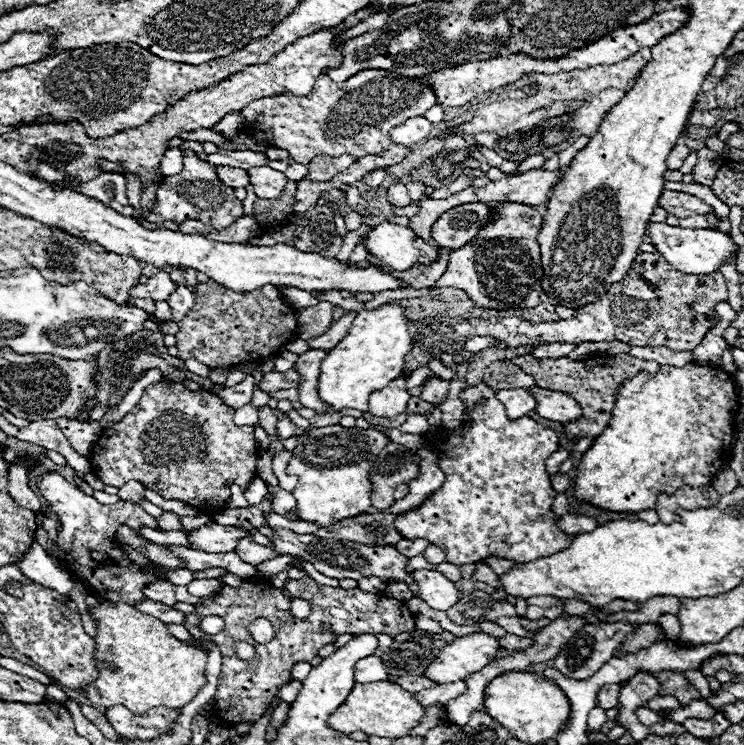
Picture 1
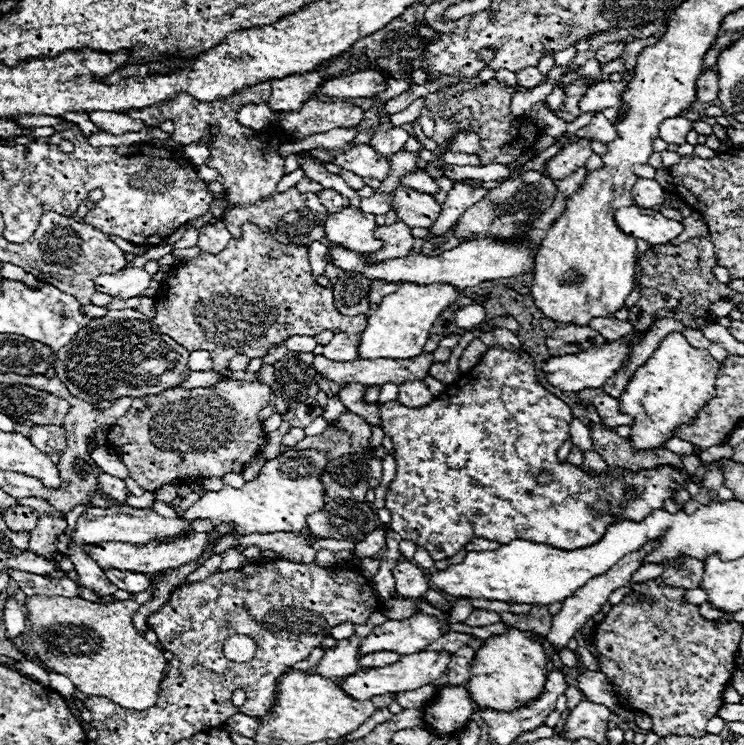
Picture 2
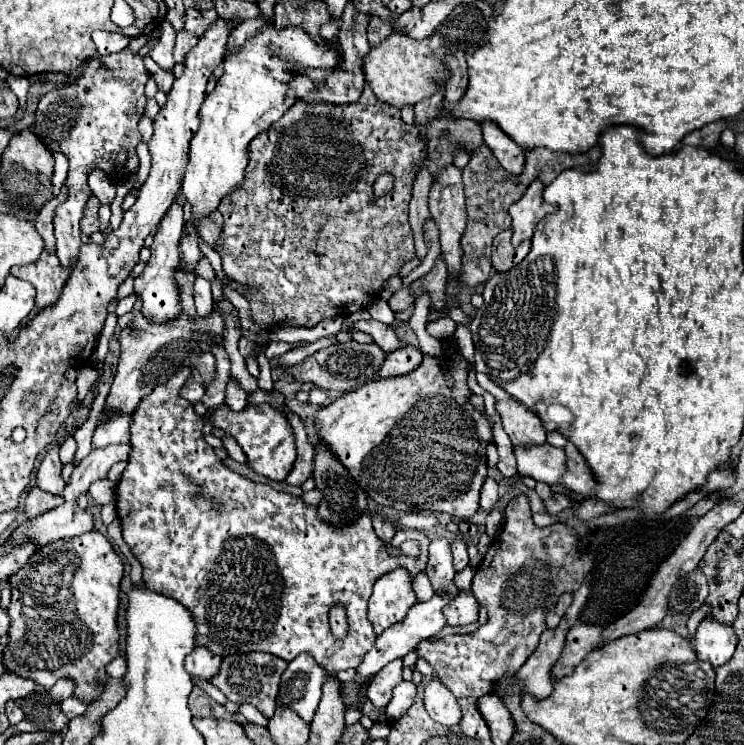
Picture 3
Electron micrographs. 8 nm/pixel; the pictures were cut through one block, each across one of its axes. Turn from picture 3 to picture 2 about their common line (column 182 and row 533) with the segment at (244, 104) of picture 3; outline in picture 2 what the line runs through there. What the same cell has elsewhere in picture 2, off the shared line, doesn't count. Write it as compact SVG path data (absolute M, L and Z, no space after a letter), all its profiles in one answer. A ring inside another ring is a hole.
M288 450L280 456L280 460L270 460L262 466L260 474L244 482L242 488L232 488L224 484L218 492L206 492L196 504L186 508L182 512L182 518L190 524L188 532L162 538L160 542L172 542L176 538L188 538L194 534L192 524L194 520L208 518L212 526L220 524L234 524L236 534L248 536L248 534L268 534L268 532L296 532L306 528L306 516L314 514L316 510L322 510L324 500L324 486L320 484L320 474L324 472L324 466L328 464L328 458L316 450Z

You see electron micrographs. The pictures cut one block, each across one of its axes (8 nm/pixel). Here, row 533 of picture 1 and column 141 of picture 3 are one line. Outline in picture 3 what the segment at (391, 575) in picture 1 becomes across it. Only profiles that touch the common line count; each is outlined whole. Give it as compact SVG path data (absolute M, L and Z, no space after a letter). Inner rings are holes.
M176 198L172 208L168 208L164 220L160 222L160 230L154 234L154 242L150 246L152 250L152 258L148 262L148 266L144 268L144 272L134 280L134 292L142 296L144 306L142 306L142 314L148 322L164 322L164 320L172 320L180 314L180 300L178 300L178 288L176 288L176 280L172 280L172 268L176 268L180 254L178 254L178 242L180 236L184 234L184 218L182 218L182 198Z

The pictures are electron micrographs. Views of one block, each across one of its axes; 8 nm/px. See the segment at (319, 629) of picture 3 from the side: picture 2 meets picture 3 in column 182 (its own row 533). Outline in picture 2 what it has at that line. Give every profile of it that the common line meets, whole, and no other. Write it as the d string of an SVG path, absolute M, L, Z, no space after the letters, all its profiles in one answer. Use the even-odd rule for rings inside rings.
M490 346L470 372L464 372L458 380L448 384L430 404L408 408L394 400L380 406L380 416L382 430L392 438L398 464L396 478L386 492L386 508L392 514L392 522L386 528L426 548L434 560L454 556L474 538L498 540L500 544L528 540L562 550L586 548L604 536L608 524L620 520L642 522L652 510L662 508L664 500L672 498L680 484L702 482L710 470L710 464L704 462L700 462L694 476L674 466L658 466L640 472L608 466L608 472L596 476L586 474L580 466L570 462L560 462L556 452L562 442L568 440L572 412L564 400L542 386L534 358L524 348L510 352ZM542 472L550 472L554 480L550 484L538 484L536 478Z

